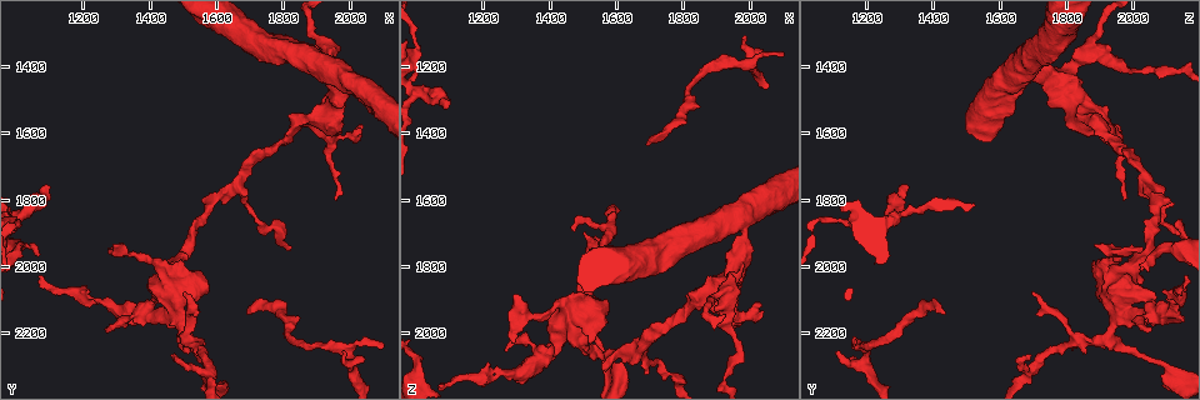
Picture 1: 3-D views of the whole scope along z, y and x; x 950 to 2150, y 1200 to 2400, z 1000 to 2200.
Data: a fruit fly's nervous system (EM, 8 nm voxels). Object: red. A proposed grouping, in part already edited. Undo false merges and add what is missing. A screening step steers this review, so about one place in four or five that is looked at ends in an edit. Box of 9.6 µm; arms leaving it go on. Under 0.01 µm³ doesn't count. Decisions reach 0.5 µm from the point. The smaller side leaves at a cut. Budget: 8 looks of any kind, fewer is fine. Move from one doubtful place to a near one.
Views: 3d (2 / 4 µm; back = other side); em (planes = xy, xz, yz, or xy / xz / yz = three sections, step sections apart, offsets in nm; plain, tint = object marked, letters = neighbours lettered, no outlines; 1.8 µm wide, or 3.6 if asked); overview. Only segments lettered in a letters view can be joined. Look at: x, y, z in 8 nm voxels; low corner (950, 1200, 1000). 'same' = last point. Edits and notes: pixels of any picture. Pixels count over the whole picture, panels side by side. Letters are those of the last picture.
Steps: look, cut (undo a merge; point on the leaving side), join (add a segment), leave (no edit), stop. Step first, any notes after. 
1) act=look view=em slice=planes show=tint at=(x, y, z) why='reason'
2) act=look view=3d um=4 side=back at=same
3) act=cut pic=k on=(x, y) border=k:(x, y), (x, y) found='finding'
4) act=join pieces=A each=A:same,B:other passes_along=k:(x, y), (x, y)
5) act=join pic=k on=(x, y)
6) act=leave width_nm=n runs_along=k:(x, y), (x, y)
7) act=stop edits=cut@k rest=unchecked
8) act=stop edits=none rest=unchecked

act=look view=em slice=planes show=letters at=(1090, 1760, 1330) why='branch stops here'

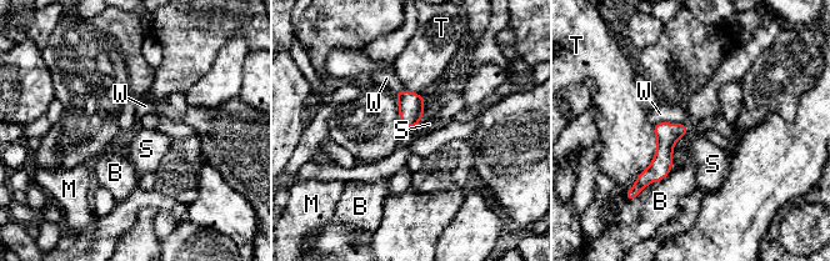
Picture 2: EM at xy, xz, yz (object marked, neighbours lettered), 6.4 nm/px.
act=leave width_nm=140 longest_contact=T:440nm each=B:other,M:other,S:other,T:other,W:other found='none of them fits'

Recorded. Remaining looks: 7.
act=look view=3d um=4 side=back at=(1390, 2140, 2070)

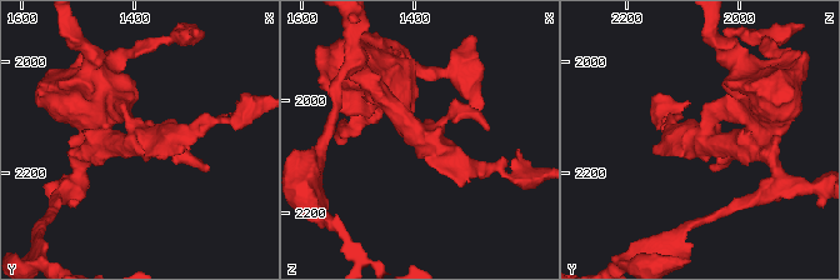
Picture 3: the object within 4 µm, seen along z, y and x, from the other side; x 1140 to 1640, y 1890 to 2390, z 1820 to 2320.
act=look view=em slice=xy step=16 show=letters at=(1380, 2135, 2065) arms=3 arm_widths_nm=190,260,300 why='now the EM'

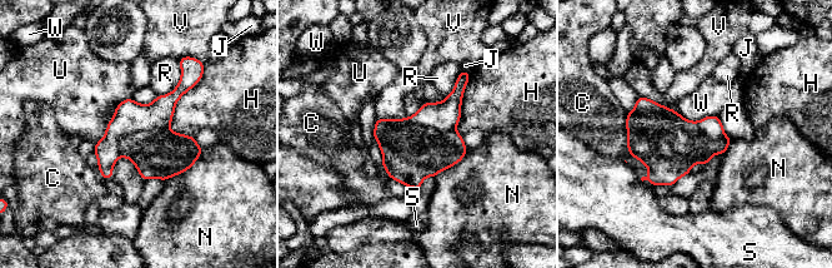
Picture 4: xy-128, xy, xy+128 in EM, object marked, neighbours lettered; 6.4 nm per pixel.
act=look view=em slice=yz step=4 show=letters at=same

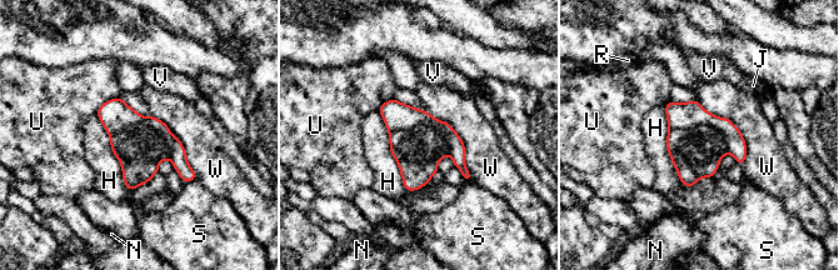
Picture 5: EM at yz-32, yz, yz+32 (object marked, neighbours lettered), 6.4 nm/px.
act=cut pic=5 on=(418, 150) each=H:other,J:other,N:other,R:other,S:other,U:other,V:other,W:other found='a second neuron is stuck on'

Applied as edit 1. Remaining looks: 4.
act=look view=overview why='redraw'

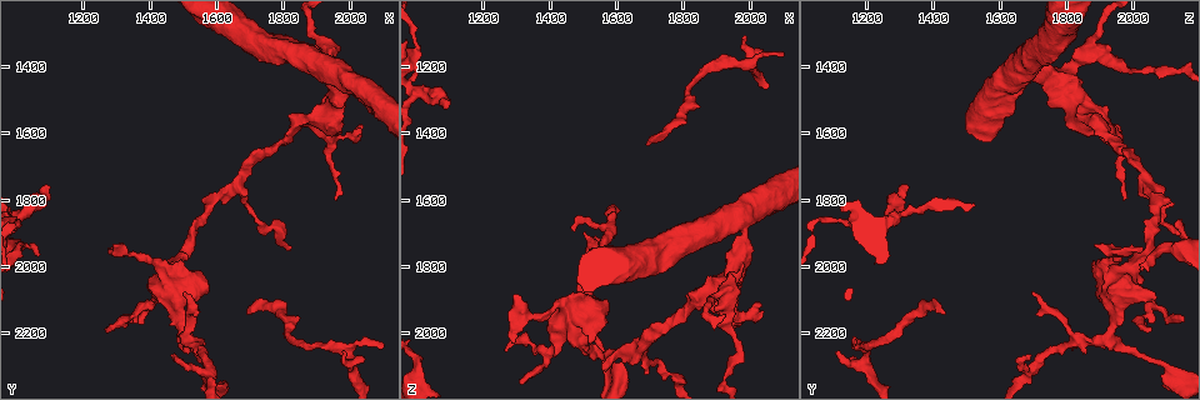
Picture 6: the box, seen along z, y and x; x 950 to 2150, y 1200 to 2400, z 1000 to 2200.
act=look view=3d um=2 at=(1940, 1350, 1880) why='three-way junction'

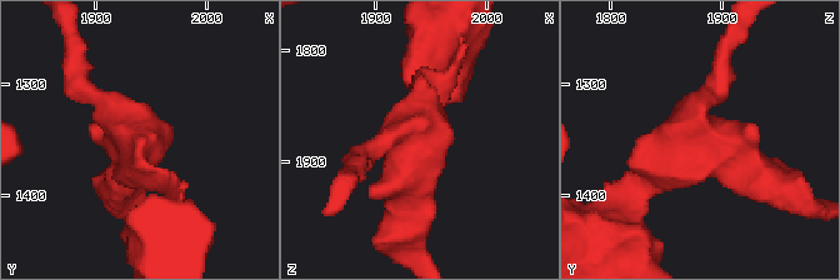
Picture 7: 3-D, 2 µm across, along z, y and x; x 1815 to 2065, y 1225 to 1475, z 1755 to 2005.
act=look view=em um=3.6 slice=yz step=8 show=tint at=(1936, 1360, 1874) arms=3 arm_widths_nm=190,240,300

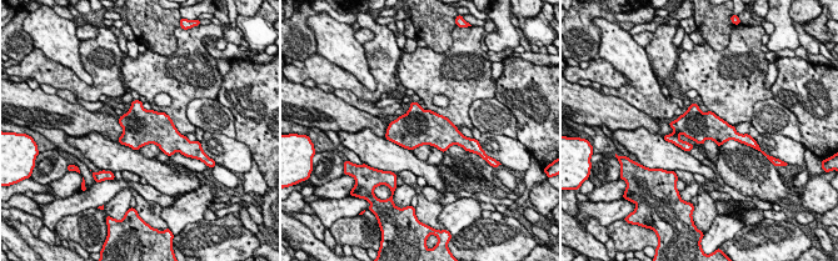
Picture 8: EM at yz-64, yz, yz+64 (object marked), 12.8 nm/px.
act=look view=em um=3.6 slice=planes show=letters at=same

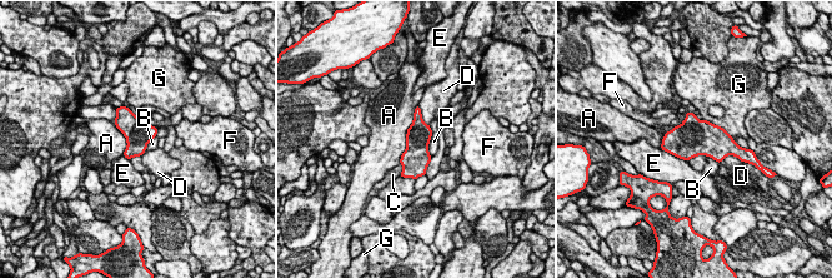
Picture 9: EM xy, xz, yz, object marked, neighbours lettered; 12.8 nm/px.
act=leave each=A:other,B:other,C:other,D:other,E:other,F:other,G:other border=9:(417, 104), (399, 163) found='continuous, no second neuron'

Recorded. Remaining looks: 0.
act=stop edits=cut@5 rest=unchecked

